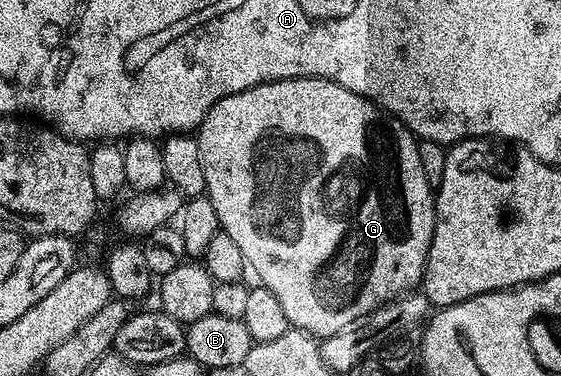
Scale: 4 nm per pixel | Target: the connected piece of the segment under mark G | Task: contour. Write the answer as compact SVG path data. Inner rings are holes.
M283 78L277 82L263 82L218 100L218 104L214 104L200 122L198 141L202 152L202 172L206 172L206 197L210 204L214 204L220 230L238 244L247 269L260 277L257 278L259 285L274 292L278 304L282 304L282 312L286 312L289 327L304 330L323 340L375 315L379 306L394 301L401 294L415 291L421 285L436 227L434 188L426 180L426 172L422 172L416 135L399 118L381 110L375 102L325 78Z

